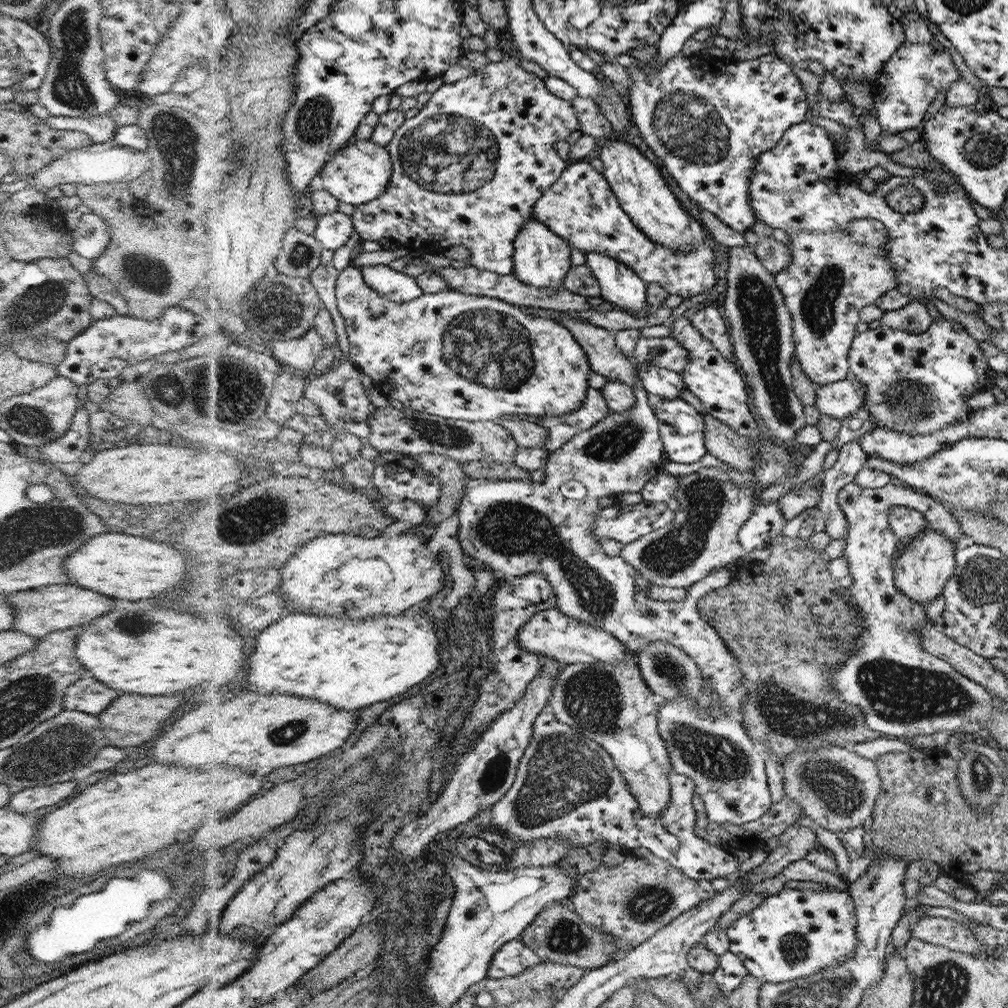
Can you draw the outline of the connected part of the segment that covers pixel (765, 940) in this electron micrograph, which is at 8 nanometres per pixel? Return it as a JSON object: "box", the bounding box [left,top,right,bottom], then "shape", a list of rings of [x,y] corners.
{"box":[726,887,858,982],"shape":[[[836,887],[824,890],[782,889],[777,895],[766,897],[766,900],[741,916],[726,930],[730,939],[729,951],[733,952],[750,975],[765,982],[786,982],[792,979],[810,977],[824,967],[842,964],[855,951],[858,938],[858,911],[856,902],[847,891]]]}

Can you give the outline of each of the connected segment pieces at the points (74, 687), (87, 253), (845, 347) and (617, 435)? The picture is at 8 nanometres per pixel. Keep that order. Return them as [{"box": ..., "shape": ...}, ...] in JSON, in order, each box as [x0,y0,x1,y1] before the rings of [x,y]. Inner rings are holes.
[{"box":[63,672,118,716],"shape":[[[84,672],[78,682],[74,682],[66,689],[63,708],[68,711],[79,711],[85,714],[98,716],[112,700],[118,696],[116,690],[104,686],[92,674]]]},{"box":[72,214,110,261],"shape":[[[82,214],[79,225],[72,231],[72,250],[91,261],[102,256],[110,245],[110,227],[96,214]]]},{"box":[775,219,897,385],"shape":[[[856,219],[852,221],[849,226],[846,227],[846,231],[842,233],[822,233],[821,231],[798,231],[790,237],[790,250],[791,250],[791,263],[780,273],[775,275],[775,282],[779,285],[779,289],[783,293],[783,299],[786,303],[788,311],[791,312],[792,328],[794,329],[795,337],[795,358],[800,363],[804,374],[814,383],[824,385],[831,384],[832,382],[838,382],[846,379],[850,376],[850,362],[846,362],[846,358],[850,358],[852,340],[856,337],[856,324],[860,322],[858,320],[858,314],[860,314],[860,308],[864,308],[866,304],[874,304],[876,298],[880,298],[884,292],[892,290],[897,285],[895,274],[891,263],[887,259],[888,251],[886,251],[886,244],[888,244],[888,232],[883,222],[874,219]]]},{"box":[457,337,746,717],"shape":[[[642,337],[634,349],[631,360],[635,368],[635,397],[637,404],[627,412],[610,410],[609,416],[603,421],[572,437],[558,450],[549,452],[545,471],[545,480],[542,483],[524,480],[508,480],[508,482],[488,482],[488,480],[468,480],[468,496],[464,485],[463,497],[457,506],[457,515],[460,519],[459,541],[463,552],[481,560],[490,570],[503,579],[525,577],[530,573],[542,573],[543,577],[552,585],[553,594],[557,598],[556,608],[563,611],[570,618],[582,624],[599,628],[609,632],[619,639],[624,647],[640,653],[651,642],[669,642],[672,646],[682,649],[700,671],[704,679],[710,680],[710,689],[718,695],[718,701],[730,716],[742,717],[742,708],[746,703],[746,688],[742,686],[742,670],[738,660],[728,650],[725,640],[719,631],[708,623],[699,610],[699,601],[716,588],[724,588],[730,582],[730,571],[726,568],[715,571],[706,578],[695,582],[687,589],[688,595],[680,601],[664,601],[648,597],[651,582],[640,574],[631,564],[628,564],[620,555],[609,556],[600,549],[598,538],[593,534],[593,522],[598,509],[598,499],[610,496],[616,492],[626,492],[626,486],[634,484],[632,492],[641,492],[642,486],[650,480],[662,464],[662,441],[659,437],[659,424],[654,411],[648,405],[648,392],[639,380],[639,368],[642,365],[656,365],[668,370],[683,374],[689,365],[689,354],[685,346],[674,337],[644,338]]]}]

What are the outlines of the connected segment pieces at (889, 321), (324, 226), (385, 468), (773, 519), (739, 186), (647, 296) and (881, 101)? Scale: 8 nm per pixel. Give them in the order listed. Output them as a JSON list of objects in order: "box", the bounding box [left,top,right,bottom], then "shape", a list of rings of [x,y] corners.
[{"box":[882,301,933,334],"shape":[[[912,301],[900,310],[884,312],[882,325],[894,330],[901,330],[910,334],[924,332],[933,322],[926,305]]]},{"box":[315,212,356,251],"shape":[[[342,212],[322,215],[316,221],[316,228],[315,236],[318,241],[325,250],[332,251],[344,248],[356,231],[353,216],[342,214]]]},{"box":[374,452,443,510],"shape":[[[400,452],[382,453],[375,463],[374,484],[384,496],[417,500],[430,510],[443,497],[441,478],[426,470],[414,456]]]},{"box":[738,503,788,552],"shape":[[[777,503],[756,504],[751,517],[739,530],[738,538],[745,552],[767,548],[771,542],[779,539],[788,520],[777,509]]]},{"box":[623,52,809,234],"shape":[[[679,52],[676,56],[669,58],[665,65],[660,70],[655,70],[655,72],[649,72],[647,62],[644,61],[639,61],[636,65],[627,67],[627,69],[634,80],[632,89],[623,91],[629,108],[628,114],[632,123],[639,128],[641,137],[648,145],[648,148],[662,160],[662,164],[676,181],[676,184],[700,209],[714,214],[722,223],[740,234],[752,230],[755,222],[755,212],[752,209],[751,202],[751,178],[752,172],[756,168],[757,158],[766,151],[772,151],[791,126],[799,124],[808,117],[809,104],[806,101],[807,96],[794,68],[772,53],[762,55],[756,59],[735,61],[732,58],[716,59],[716,57],[709,54],[703,55],[702,53],[686,56]]]},{"box":[585,254,655,318],"shape":[[[604,254],[585,256],[585,265],[594,273],[601,288],[601,297],[607,301],[610,308],[648,318],[655,313],[653,290],[630,267]]]},{"box":[873,40,961,133],"shape":[[[905,40],[903,45],[899,46],[898,52],[894,53],[886,62],[885,68],[882,69],[878,78],[878,84],[873,87],[874,106],[882,130],[889,133],[900,133],[908,128],[920,128],[923,124],[924,113],[934,102],[938,92],[941,90],[948,92],[950,86],[959,78],[961,78],[960,71],[956,69],[950,54],[941,43],[931,45],[930,43],[913,43]]]}]

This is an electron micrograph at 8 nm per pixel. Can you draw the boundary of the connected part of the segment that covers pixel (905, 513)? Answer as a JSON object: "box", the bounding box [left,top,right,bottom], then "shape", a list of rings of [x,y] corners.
{"box":[890,506,927,550],"shape":[[[902,506],[891,508],[890,525],[899,541],[899,550],[906,547],[910,540],[921,536],[921,532],[927,527],[927,522],[921,512]]]}

